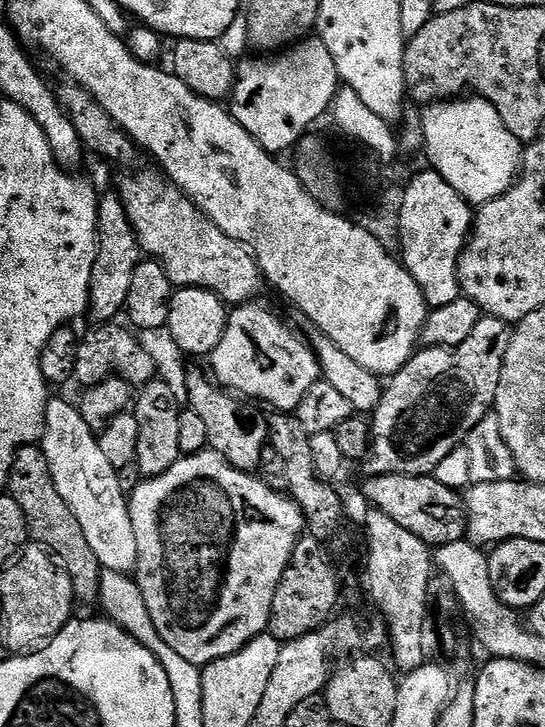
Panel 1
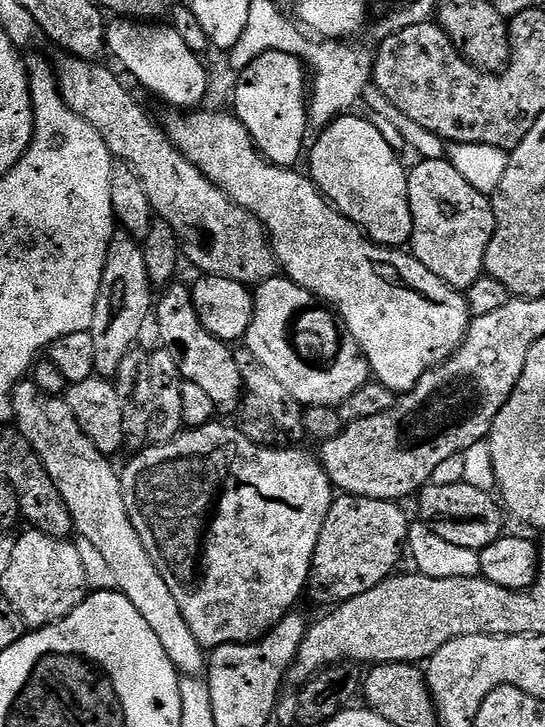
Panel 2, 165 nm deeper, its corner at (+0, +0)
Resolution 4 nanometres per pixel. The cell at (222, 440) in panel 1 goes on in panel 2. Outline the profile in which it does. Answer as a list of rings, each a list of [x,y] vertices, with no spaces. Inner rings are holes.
[[[173,282],[161,292],[164,293],[161,296],[159,293],[154,304],[154,315],[158,320],[163,351],[168,352],[170,358],[174,358],[185,380],[194,382],[194,386],[210,394],[210,399],[216,403],[217,409],[232,407],[235,409],[242,400],[242,385],[233,349],[208,332],[203,325],[202,318],[192,301],[191,287],[187,283],[184,285]]]

